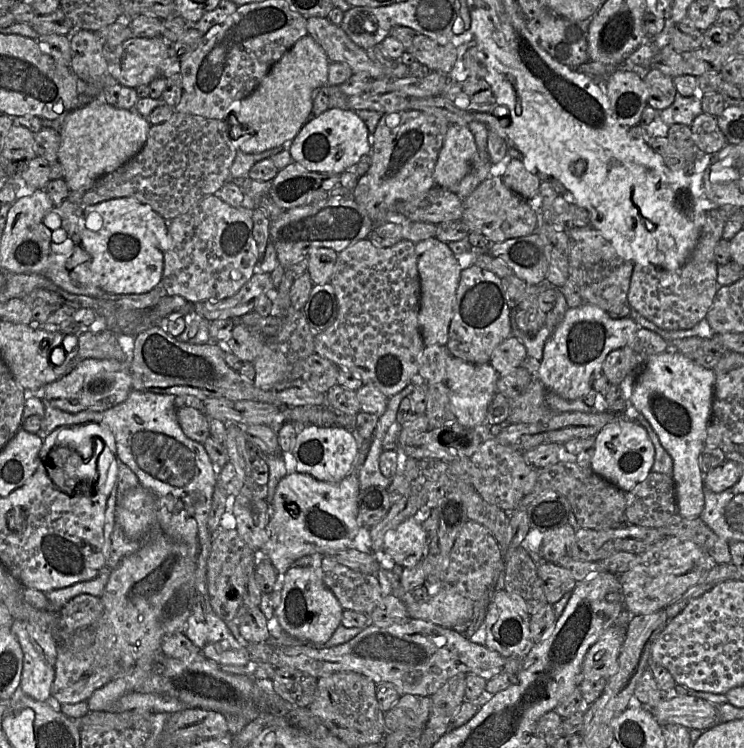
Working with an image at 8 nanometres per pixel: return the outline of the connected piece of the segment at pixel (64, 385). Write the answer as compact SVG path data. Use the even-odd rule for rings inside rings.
M85 359L59 380L28 395L36 395L61 411L77 413L110 409L126 401L132 390L132 377L128 363L111 359Z

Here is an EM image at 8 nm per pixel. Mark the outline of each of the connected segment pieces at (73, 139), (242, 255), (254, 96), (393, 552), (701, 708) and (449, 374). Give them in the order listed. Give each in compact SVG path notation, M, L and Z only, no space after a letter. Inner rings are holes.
M91 101L65 115L57 128L61 144L58 151L58 161L63 166L64 180L70 191L83 191L98 178L109 174L131 160L146 144L151 124L135 111L135 109L120 109L105 102Z
M215 194L168 222L169 248L164 254L161 280L165 294L181 296L189 303L234 296L258 267L252 227L252 208L233 208Z
M311 36L299 39L272 66L259 86L233 107L230 116L235 115L240 136L248 136L238 152L262 153L292 141L311 115L315 94L327 85L330 63L324 50Z
M410 517L384 537L382 553L394 563L412 567L425 557L429 537L416 517Z
M691 695L663 698L650 710L661 726L677 724L704 731L719 723L717 707L705 699Z
M450 355L447 359L445 384L450 391L451 409L459 424L475 427L486 422L488 406L495 395L499 373L487 362L474 364Z

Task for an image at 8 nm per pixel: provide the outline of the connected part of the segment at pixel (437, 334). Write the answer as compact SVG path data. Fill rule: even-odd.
M430 238L416 243L417 268L420 279L419 329L424 345L446 346L453 317L456 292L464 263L447 243Z

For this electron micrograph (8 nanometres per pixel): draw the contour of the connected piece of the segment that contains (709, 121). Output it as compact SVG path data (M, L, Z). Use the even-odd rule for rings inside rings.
M705 112L695 118L691 125L693 140L704 154L715 154L728 144L721 131L718 117Z

